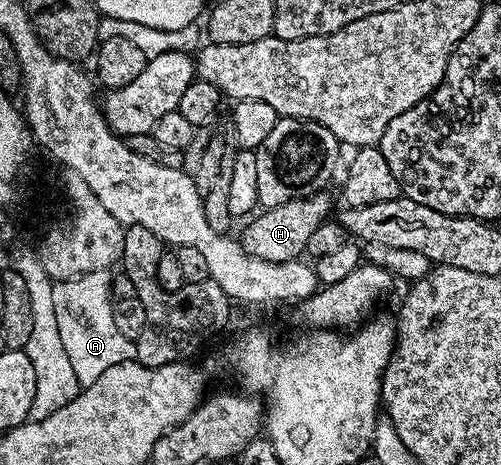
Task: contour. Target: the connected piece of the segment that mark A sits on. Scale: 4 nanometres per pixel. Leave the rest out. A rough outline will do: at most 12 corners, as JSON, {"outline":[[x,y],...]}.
{"outline":[[113,275],[53,284],[67,358],[82,388],[137,358],[115,325]]}

